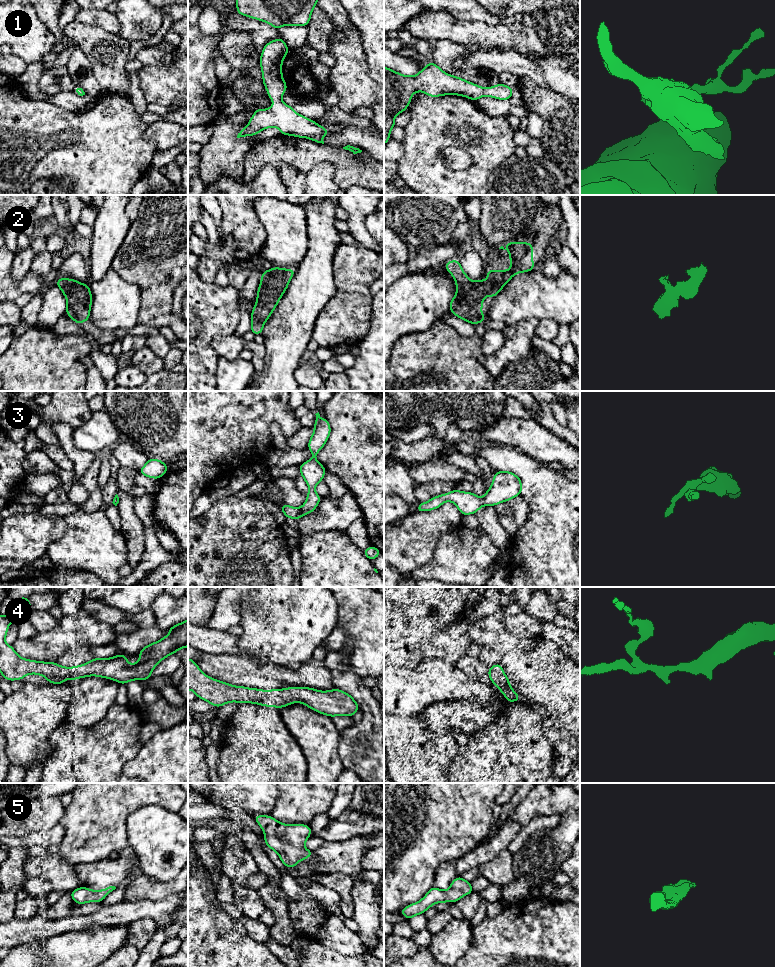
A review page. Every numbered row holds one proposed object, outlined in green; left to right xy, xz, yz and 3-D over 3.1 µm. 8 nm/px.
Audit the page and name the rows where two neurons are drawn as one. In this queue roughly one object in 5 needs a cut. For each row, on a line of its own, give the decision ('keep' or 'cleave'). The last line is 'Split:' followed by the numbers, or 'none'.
1: keep
2: keep
3: keep
4: keep
5: keep
Split: none

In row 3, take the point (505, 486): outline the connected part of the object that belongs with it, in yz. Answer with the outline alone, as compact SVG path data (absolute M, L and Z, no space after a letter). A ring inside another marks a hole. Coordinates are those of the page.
M496 471L492 484L483 498L473 492L462 492L457 489L432 497L429 501L419 504L416 512L430 511L439 508L444 502L453 502L462 515L476 514L485 505L496 506L522 494L521 479L509 471Z

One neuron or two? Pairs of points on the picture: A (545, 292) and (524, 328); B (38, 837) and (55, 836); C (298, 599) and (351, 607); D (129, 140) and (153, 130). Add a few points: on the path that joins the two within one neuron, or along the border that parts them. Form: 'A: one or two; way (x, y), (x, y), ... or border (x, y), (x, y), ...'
A: two; border (539, 320), (528, 318), (515, 324), (507, 324)
B: one; way (42, 837), (51, 837)
C: two; border (334, 597), (338, 605), (338, 622), (336, 626)
D: two; border (148, 125), (143, 136), (151, 139), (157, 148)

